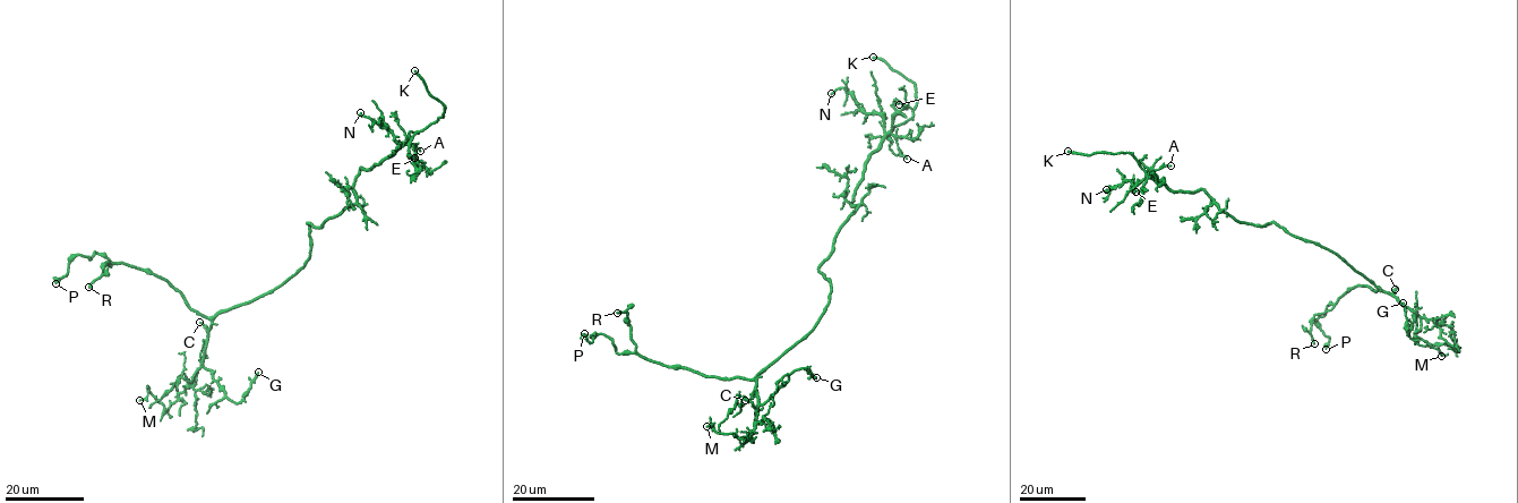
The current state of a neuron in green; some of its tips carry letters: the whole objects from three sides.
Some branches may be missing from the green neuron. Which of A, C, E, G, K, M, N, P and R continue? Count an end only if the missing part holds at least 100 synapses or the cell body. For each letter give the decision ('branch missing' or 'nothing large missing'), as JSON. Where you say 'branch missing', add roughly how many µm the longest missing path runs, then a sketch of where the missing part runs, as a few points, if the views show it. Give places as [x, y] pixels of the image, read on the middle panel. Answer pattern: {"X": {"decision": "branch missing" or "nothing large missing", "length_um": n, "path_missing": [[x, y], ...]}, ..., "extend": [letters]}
{"A": {"decision": "nothing large missing"}, "C": {"decision": "nothing large missing"}, "E": {"decision": "nothing large missing"}, "G": {"decision": "nothing large missing"}, "K": {"decision": "branch missing", "length_um": 30, "path_missing": [[873, 57], [835, 49], [803, 54], [778, 42]]}, "M": {"decision": "nothing large missing"}, "N": {"decision": "nothing large missing"}, "P": {"decision": "nothing large missing"}, "R": {"decision": "nothing large missing"}, "extend": ["K"]}

